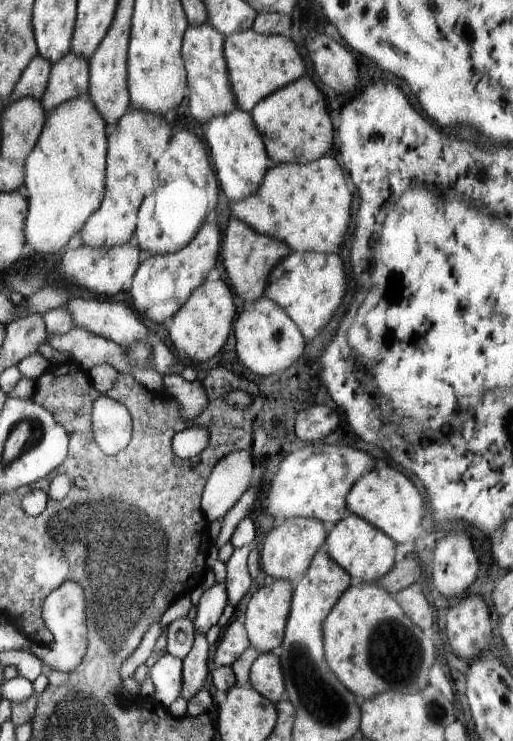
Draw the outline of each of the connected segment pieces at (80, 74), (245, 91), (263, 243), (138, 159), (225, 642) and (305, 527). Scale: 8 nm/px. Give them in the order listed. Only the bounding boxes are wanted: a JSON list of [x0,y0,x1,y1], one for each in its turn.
[[41,53,89,113],[223,29,305,113],[220,216,291,309],[82,109,170,248],[214,618,250,666],[261,517,327,582]]

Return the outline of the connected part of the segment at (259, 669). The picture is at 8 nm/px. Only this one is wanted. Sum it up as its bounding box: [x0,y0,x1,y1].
[249,652,285,704]

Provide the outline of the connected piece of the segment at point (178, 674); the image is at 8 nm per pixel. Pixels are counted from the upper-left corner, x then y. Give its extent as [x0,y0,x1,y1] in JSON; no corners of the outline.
[149,652,183,707]

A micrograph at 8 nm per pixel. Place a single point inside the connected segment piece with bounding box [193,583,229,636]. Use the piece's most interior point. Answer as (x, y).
(211, 605)

